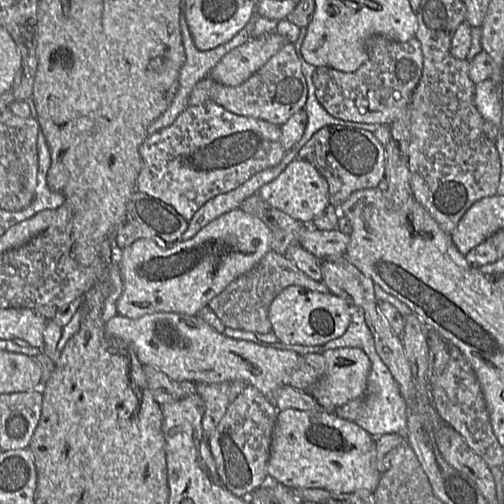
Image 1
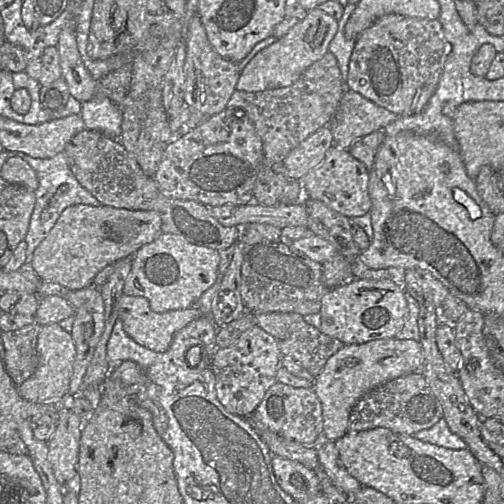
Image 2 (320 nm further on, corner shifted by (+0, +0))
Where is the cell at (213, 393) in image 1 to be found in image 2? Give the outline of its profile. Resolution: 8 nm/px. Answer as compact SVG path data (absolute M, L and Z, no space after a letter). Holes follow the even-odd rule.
M257 325L245 331L230 347L216 349L211 359L218 400L232 414L248 417L253 414L267 390L277 383L282 353L273 336Z

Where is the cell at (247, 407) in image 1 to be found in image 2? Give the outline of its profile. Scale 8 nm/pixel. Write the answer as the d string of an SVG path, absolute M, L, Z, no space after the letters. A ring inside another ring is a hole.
M278 382L267 390L251 419L261 428L304 445L313 445L323 430L322 404L315 391Z

